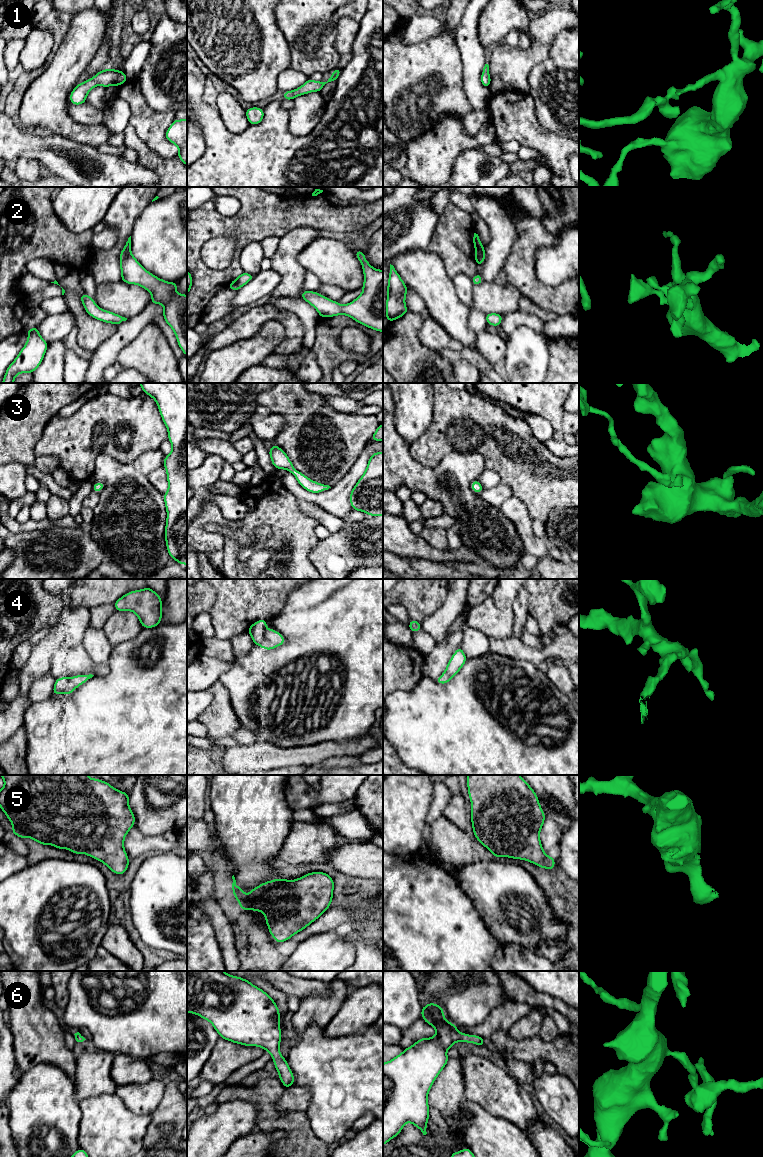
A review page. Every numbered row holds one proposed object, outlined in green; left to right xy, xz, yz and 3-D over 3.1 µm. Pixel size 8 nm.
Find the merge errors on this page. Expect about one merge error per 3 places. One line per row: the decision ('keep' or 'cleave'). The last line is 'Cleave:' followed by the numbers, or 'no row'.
1: keep
2: keep
3: keep
4: keep
5: keep
6: keep
Cleave: no row

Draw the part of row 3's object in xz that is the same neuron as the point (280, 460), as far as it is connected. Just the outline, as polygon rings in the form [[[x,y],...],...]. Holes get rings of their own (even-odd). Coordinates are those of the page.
[[[275,443],[270,448],[268,453],[271,457],[271,462],[275,467],[275,469],[286,469],[287,471],[289,471],[291,474],[295,476],[298,483],[305,490],[311,493],[320,493],[331,488],[329,485],[315,482],[309,479],[303,473],[297,471],[294,468],[293,464],[291,463],[290,458],[287,456],[287,454],[281,448],[279,448]]]

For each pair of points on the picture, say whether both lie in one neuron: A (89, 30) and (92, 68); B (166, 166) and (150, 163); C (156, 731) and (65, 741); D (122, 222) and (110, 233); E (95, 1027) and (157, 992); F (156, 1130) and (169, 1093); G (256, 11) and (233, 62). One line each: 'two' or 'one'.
A: two
B: one
C: one
D: two
E: one
F: one
G: one

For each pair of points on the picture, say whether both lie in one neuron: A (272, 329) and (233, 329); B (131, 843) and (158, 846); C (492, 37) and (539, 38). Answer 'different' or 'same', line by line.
A: different
B: same
C: different

